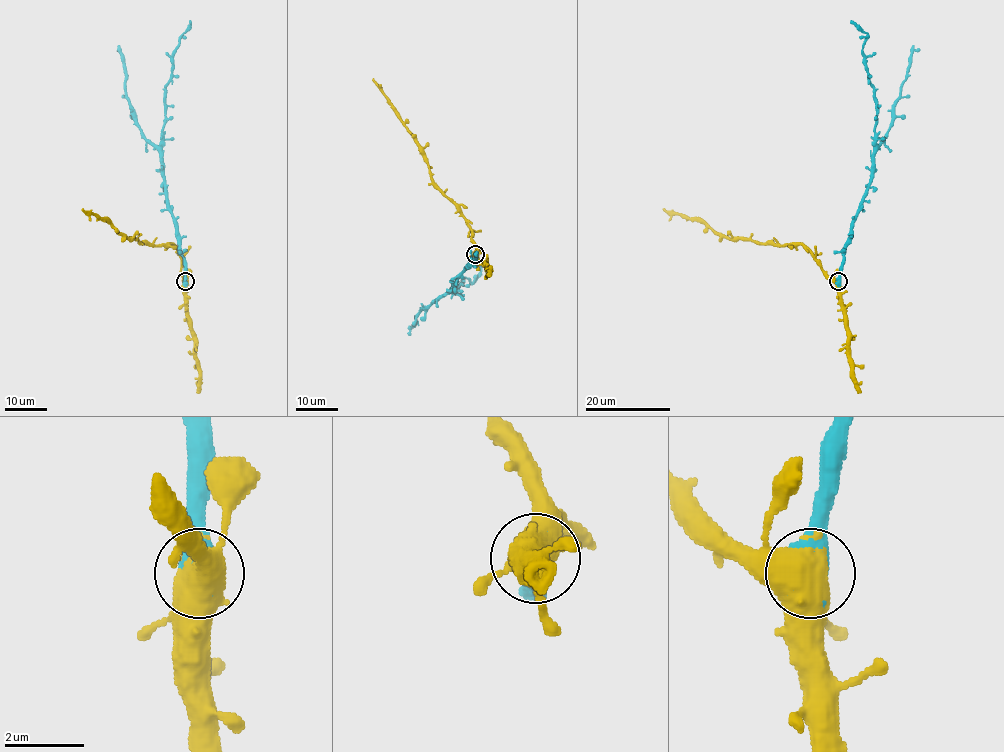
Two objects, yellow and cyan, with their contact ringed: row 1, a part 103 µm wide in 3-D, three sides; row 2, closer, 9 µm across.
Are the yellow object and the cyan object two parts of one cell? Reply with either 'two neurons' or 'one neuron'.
one neuron

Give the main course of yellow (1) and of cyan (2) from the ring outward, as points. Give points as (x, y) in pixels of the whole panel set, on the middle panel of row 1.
1: (476, 254), (470, 227), (462, 212), (433, 182), (425, 154), (373, 78)
2: (476, 254), (458, 275), (452, 290), (456, 292), (465, 278), (473, 283), (481, 266)

